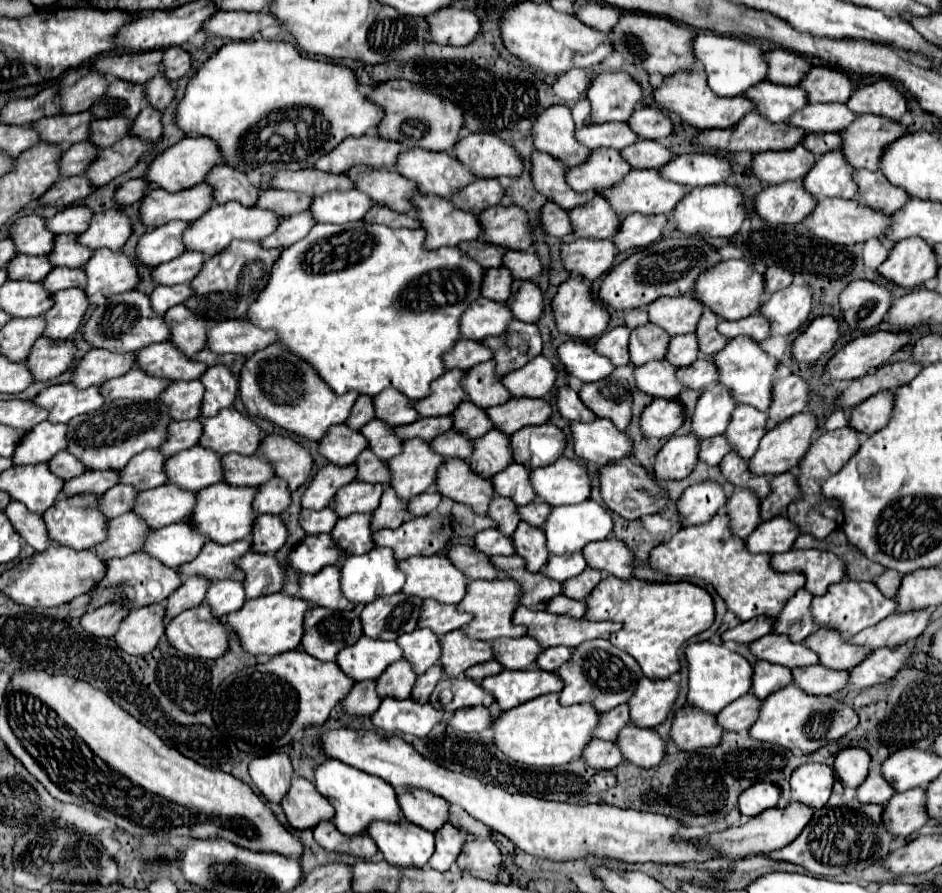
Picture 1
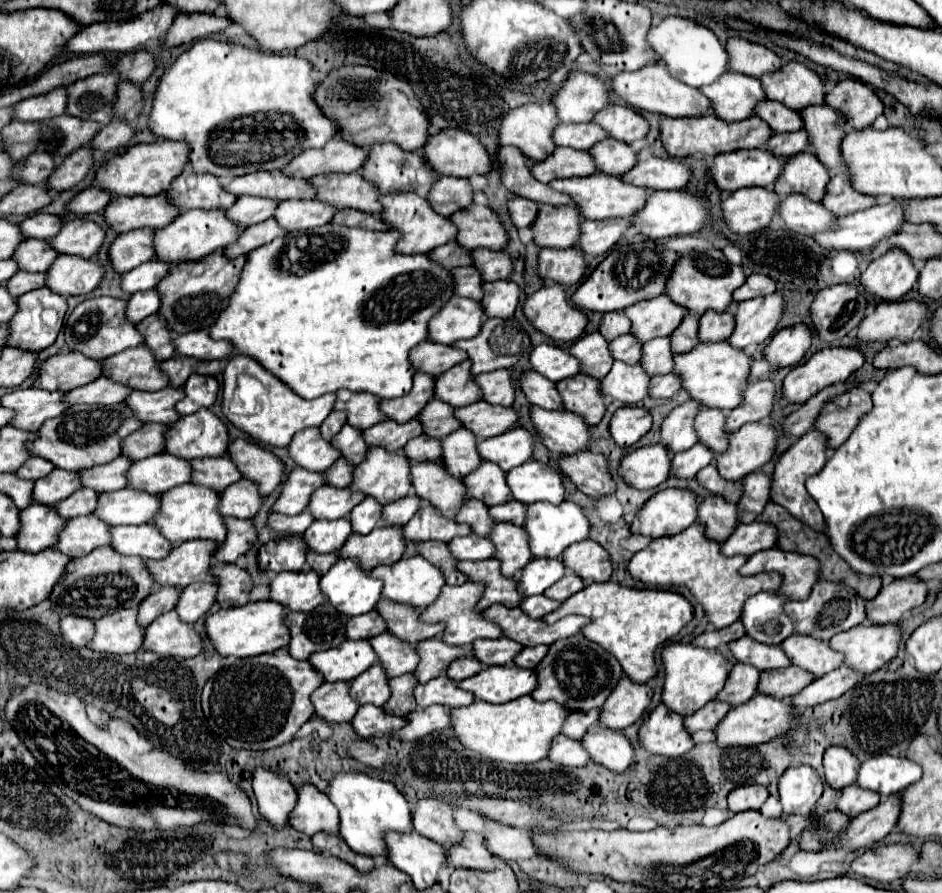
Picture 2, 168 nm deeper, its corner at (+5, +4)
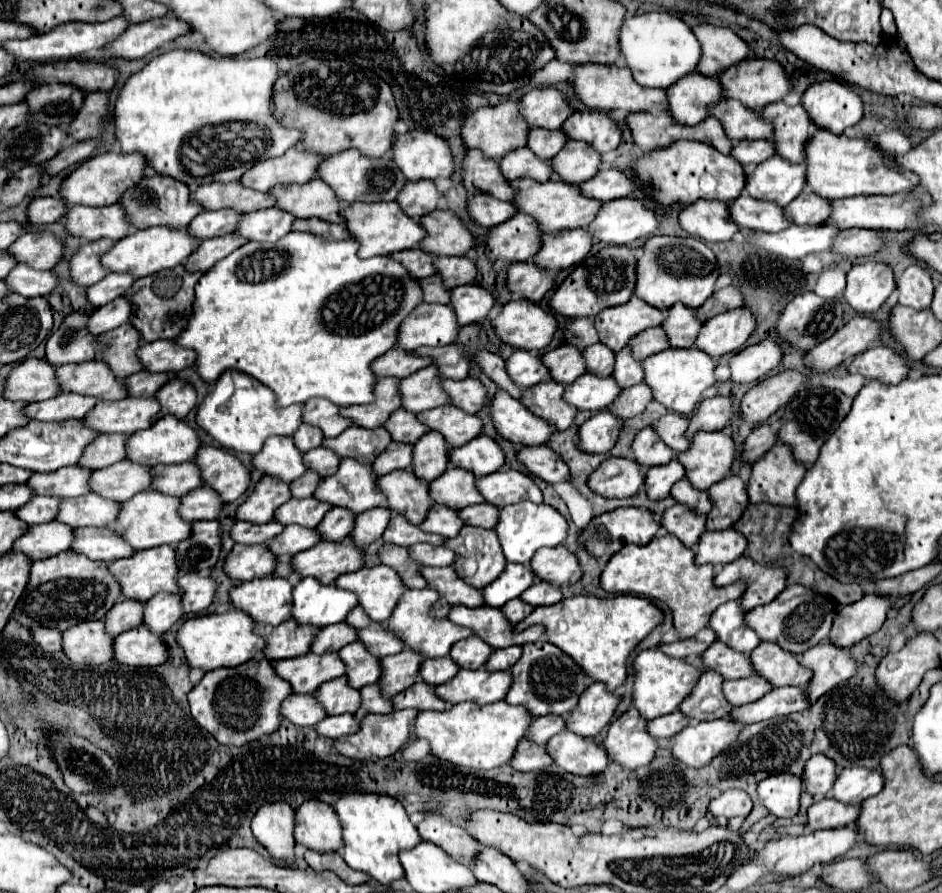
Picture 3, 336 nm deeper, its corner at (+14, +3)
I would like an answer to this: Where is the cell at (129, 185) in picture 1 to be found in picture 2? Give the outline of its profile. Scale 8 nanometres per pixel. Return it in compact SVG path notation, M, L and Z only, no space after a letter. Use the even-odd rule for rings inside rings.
M93 186L93 188L87 188L87 190L79 192L79 194L71 200L69 208L71 208L71 212L75 212L75 214L79 214L79 216L91 214L91 212L103 212L105 206L111 202L111 198L113 198L111 192Z

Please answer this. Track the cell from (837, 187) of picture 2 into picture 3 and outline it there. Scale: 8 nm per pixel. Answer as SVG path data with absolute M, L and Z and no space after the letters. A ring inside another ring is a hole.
M804 189L798 199L784 207L784 213L794 225L822 225L830 217L830 201Z

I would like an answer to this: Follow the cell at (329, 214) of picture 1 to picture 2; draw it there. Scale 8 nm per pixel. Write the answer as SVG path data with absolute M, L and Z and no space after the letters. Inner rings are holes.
M283 200L275 210L275 220L287 228L293 230L307 230L315 226L329 224L333 220L337 208L331 208L331 204L323 204L323 200Z

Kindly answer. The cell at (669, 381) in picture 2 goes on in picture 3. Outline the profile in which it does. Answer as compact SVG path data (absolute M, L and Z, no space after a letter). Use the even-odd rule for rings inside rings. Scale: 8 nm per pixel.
M644 383L632 385L628 389L622 389L622 393L612 401L612 405L608 409L618 419L626 421L626 419L630 419L634 415L640 415L646 409L646 405L652 401L650 393L652 393L650 387L644 385Z

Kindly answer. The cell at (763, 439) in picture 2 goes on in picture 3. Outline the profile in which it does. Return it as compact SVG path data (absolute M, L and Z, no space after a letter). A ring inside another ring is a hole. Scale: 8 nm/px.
M724 431L696 433L690 449L676 455L686 469L686 479L700 491L730 473L734 461L734 441Z

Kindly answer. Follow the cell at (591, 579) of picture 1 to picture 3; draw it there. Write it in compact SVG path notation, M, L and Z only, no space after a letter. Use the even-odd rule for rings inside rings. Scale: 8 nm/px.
M536 581L530 589L526 589L526 593L522 593L520 599L528 601L528 605L534 605L534 607L554 605L554 603L562 601L562 593L558 587L546 583L546 581Z

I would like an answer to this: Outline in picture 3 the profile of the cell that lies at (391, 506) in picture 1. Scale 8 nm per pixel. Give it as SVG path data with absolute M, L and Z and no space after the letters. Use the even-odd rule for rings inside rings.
M332 507L316 529L322 533L324 541L346 541L348 535L352 533L352 527L354 527L354 513L340 507Z

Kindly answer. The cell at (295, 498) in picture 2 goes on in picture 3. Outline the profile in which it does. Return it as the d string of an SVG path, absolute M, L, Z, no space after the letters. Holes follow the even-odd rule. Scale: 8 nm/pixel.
M262 477L250 497L236 509L236 519L238 521L248 521L248 523L268 523L274 519L274 511L284 505L290 499L290 485L278 483L270 477Z

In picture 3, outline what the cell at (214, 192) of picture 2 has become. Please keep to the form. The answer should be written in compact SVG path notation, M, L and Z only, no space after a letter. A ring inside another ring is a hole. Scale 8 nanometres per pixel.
M150 173L142 177L136 187L126 189L118 199L118 205L124 209L124 217L134 229L148 229L148 227L168 227L168 229L186 229L192 217L196 217L202 207L190 201L190 189L182 181L174 181L172 177Z

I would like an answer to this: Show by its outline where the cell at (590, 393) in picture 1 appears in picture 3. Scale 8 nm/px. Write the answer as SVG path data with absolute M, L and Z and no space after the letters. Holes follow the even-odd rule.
M550 379L542 381L542 385L524 389L520 401L524 401L524 405L532 409L536 417L544 417L544 421L550 421L556 427L556 431L564 431L574 421L578 409L568 405L562 399L562 395L564 395L564 385Z

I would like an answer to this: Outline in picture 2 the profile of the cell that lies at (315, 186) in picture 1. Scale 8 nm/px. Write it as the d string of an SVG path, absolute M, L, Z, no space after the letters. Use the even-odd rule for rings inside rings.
M253 172L239 178L233 178L227 186L235 196L253 194L253 196L269 196L277 200L289 198L313 198L315 188L303 178L283 176L283 172Z

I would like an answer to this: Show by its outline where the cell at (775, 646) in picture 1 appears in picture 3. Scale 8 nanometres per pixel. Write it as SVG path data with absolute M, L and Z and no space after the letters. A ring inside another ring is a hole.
M714 641L714 645L702 653L702 663L706 669L720 673L724 679L744 679L754 673L746 655L732 651L720 641Z

